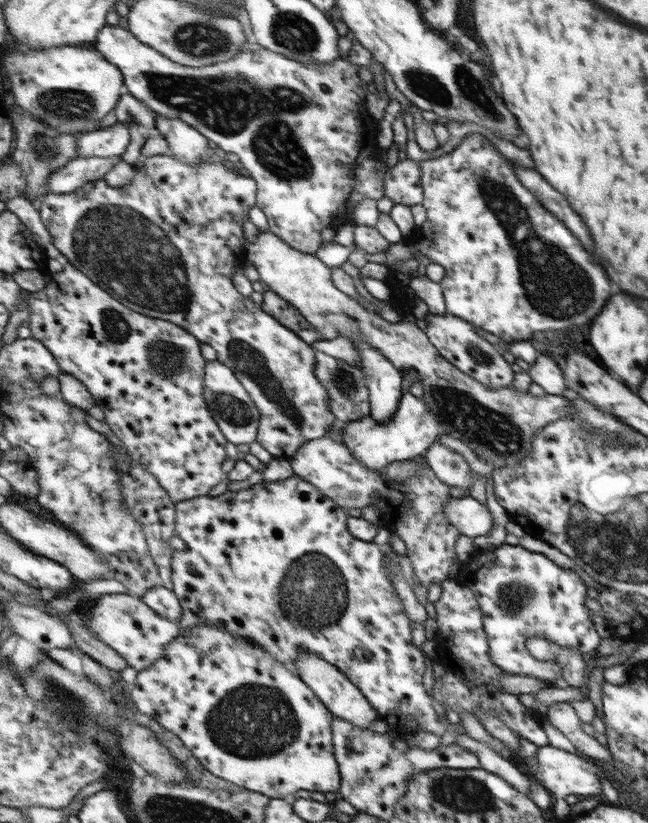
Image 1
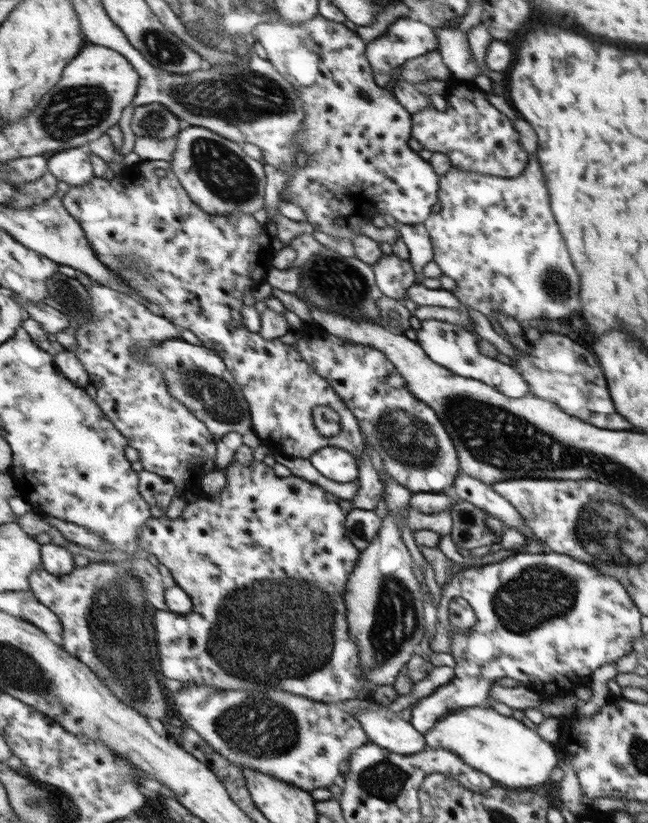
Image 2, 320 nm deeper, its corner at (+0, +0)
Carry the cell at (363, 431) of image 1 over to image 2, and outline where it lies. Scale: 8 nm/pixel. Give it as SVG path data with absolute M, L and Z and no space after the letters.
M327 446L310 459L321 474L337 482L357 482L360 478L360 464L356 456L343 448Z

